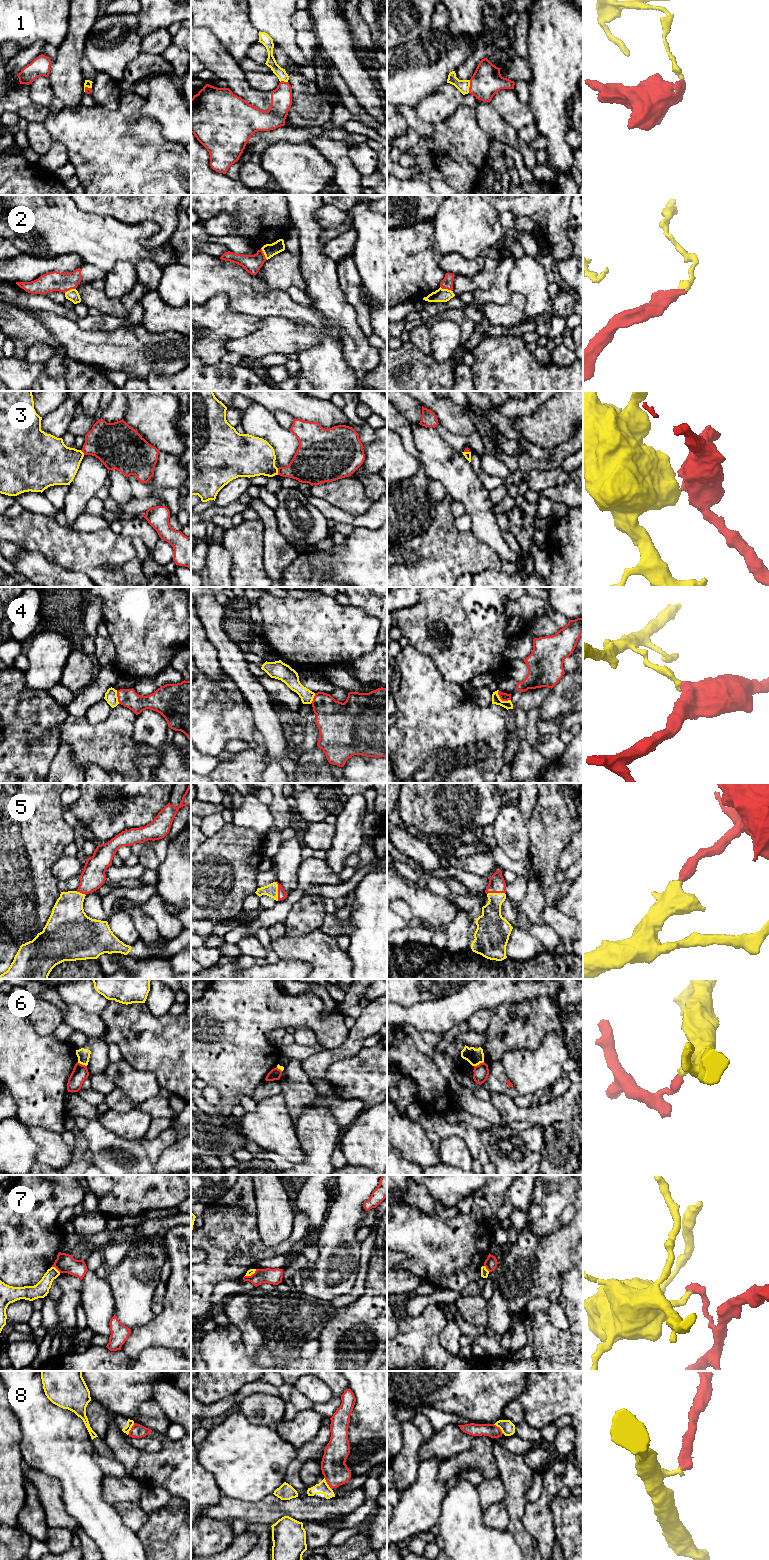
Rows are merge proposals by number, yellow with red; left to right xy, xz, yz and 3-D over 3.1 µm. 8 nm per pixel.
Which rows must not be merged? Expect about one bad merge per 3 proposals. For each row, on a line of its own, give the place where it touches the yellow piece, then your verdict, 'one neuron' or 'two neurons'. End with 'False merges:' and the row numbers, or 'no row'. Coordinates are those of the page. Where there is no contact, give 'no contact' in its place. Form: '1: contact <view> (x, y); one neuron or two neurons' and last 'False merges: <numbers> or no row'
1: contact yz (469, 86); two neurons
2: contact yz (446, 289); two neurons
3: contact xz (277, 471); two neurons
4: contact yz (500, 699); two neurons
5: contact xz (277, 891); one neuron
6: contact yz (478, 1064); two neurons
7: contact xy (55, 1268); two neurons
8: contact xy (130, 1429); two neurons
False merges: 1, 2, 3, 4, 6, 7, 8

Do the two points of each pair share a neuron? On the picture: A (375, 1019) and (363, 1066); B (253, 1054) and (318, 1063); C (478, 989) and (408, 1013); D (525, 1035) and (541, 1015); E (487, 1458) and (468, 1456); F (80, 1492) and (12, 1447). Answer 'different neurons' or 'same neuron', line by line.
A: different neurons
B: different neurons
C: same neuron
D: same neuron
E: same neuron
F: different neurons

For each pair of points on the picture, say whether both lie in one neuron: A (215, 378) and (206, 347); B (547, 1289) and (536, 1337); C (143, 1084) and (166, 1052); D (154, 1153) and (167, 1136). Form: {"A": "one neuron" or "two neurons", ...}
{"A": "two neurons", "B": "two neurons", "C": "two neurons", "D": "one neuron"}

